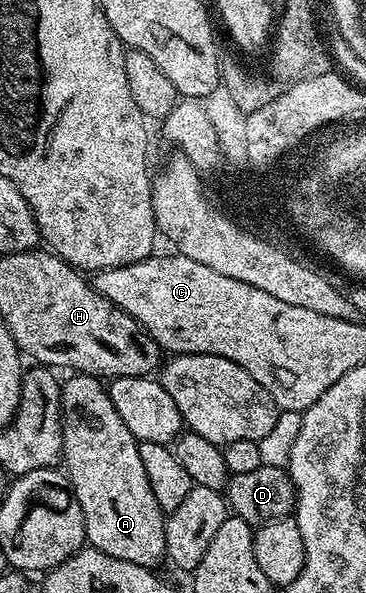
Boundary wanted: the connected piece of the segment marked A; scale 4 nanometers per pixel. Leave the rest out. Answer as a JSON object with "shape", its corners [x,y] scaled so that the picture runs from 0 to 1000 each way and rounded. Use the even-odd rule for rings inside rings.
{"shape":[[[199,631],[186,642],[183,639],[167,651],[167,698],[172,713],[172,754],[175,767],[172,779],[180,793],[180,801],[189,808],[189,820],[205,840],[213,841],[216,853],[224,855],[227,875],[230,875],[230,901],[232,911],[243,916],[243,921],[257,926],[279,929],[284,934],[309,936],[317,943],[336,943],[355,949],[372,949],[377,954],[393,954],[399,958],[423,958],[426,949],[451,941],[451,892],[448,882],[454,877],[445,860],[437,857],[437,850],[421,836],[421,828],[410,823],[410,811],[399,803],[399,791],[388,782],[388,771],[383,761],[380,744],[372,742],[372,735],[336,712],[333,703],[322,700],[320,690],[309,683],[309,676],[301,675],[292,663],[292,654],[281,649],[281,644],[254,636],[249,631]]]}

